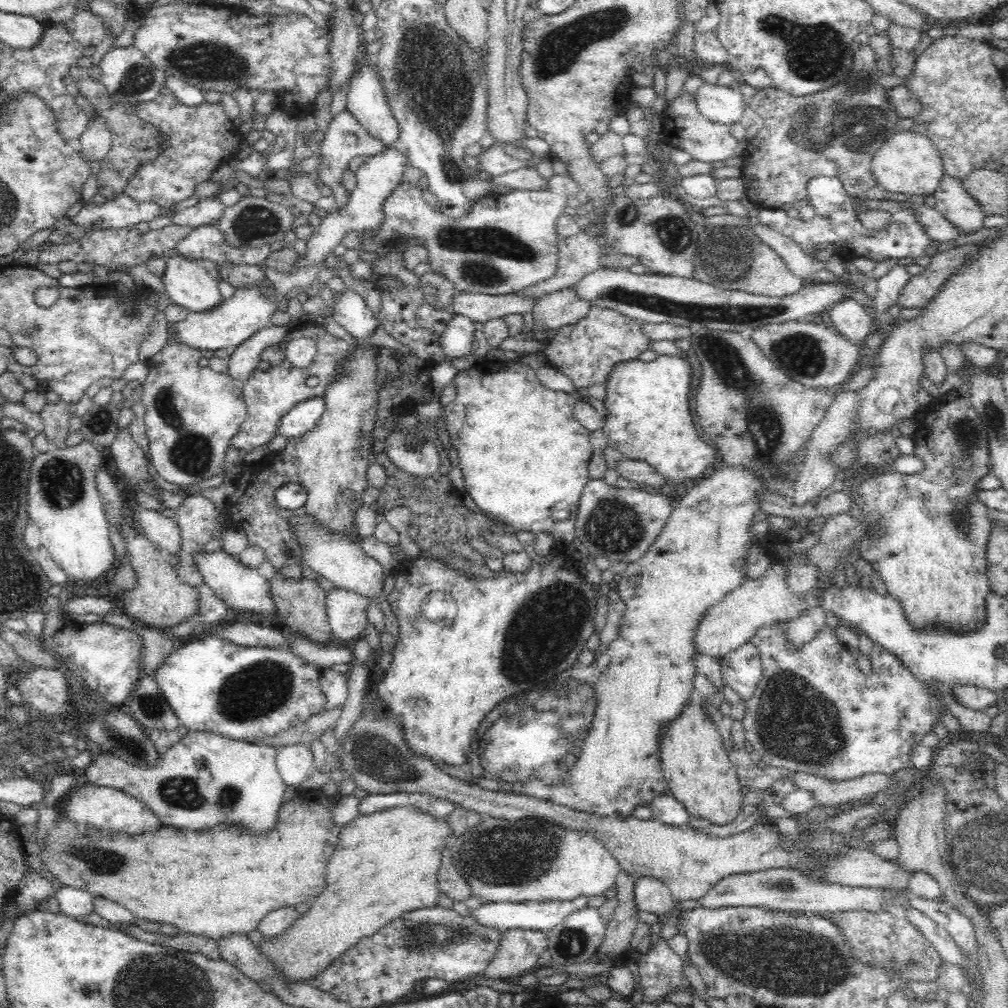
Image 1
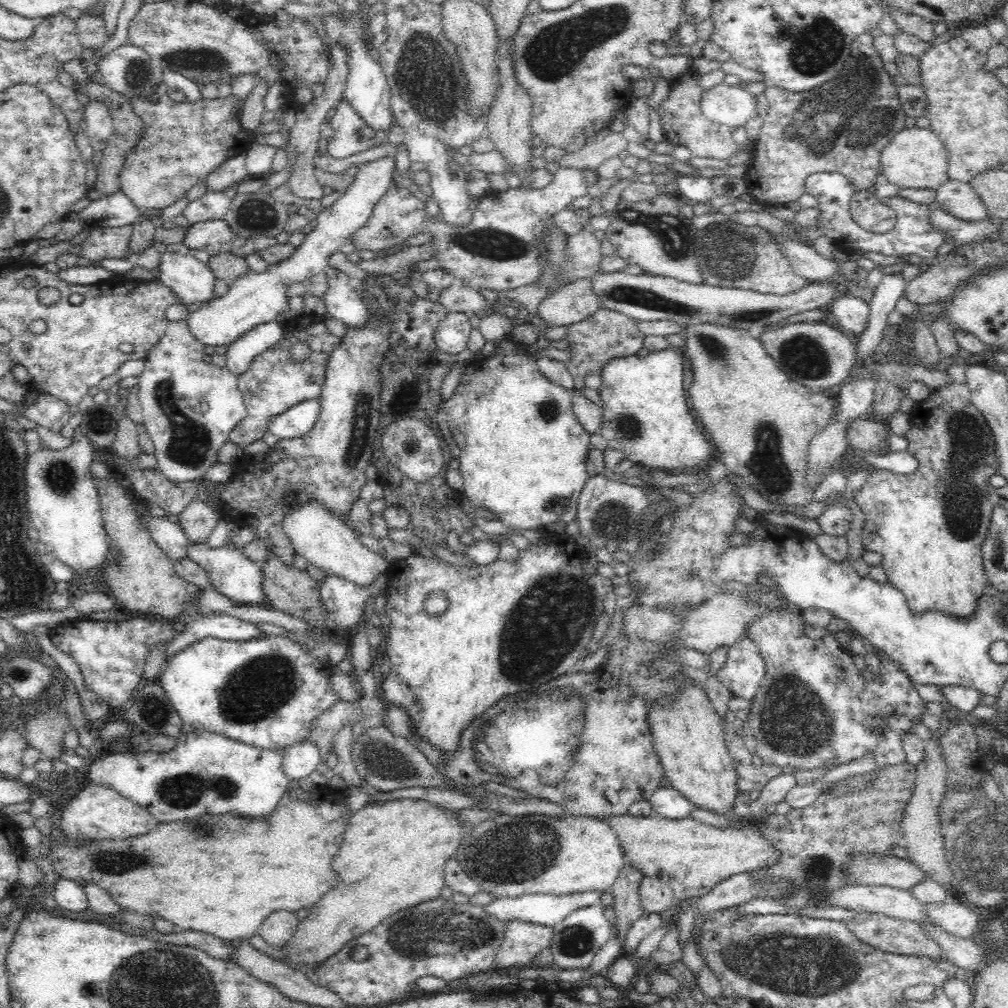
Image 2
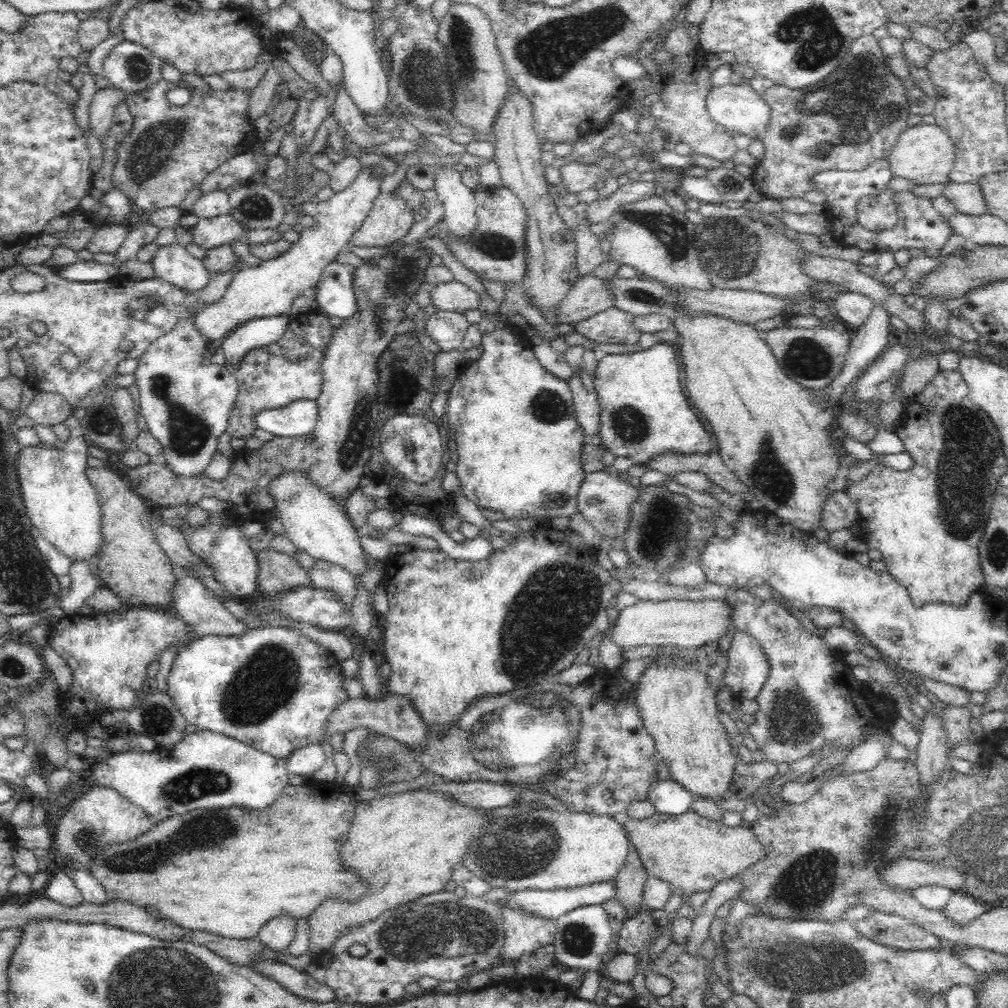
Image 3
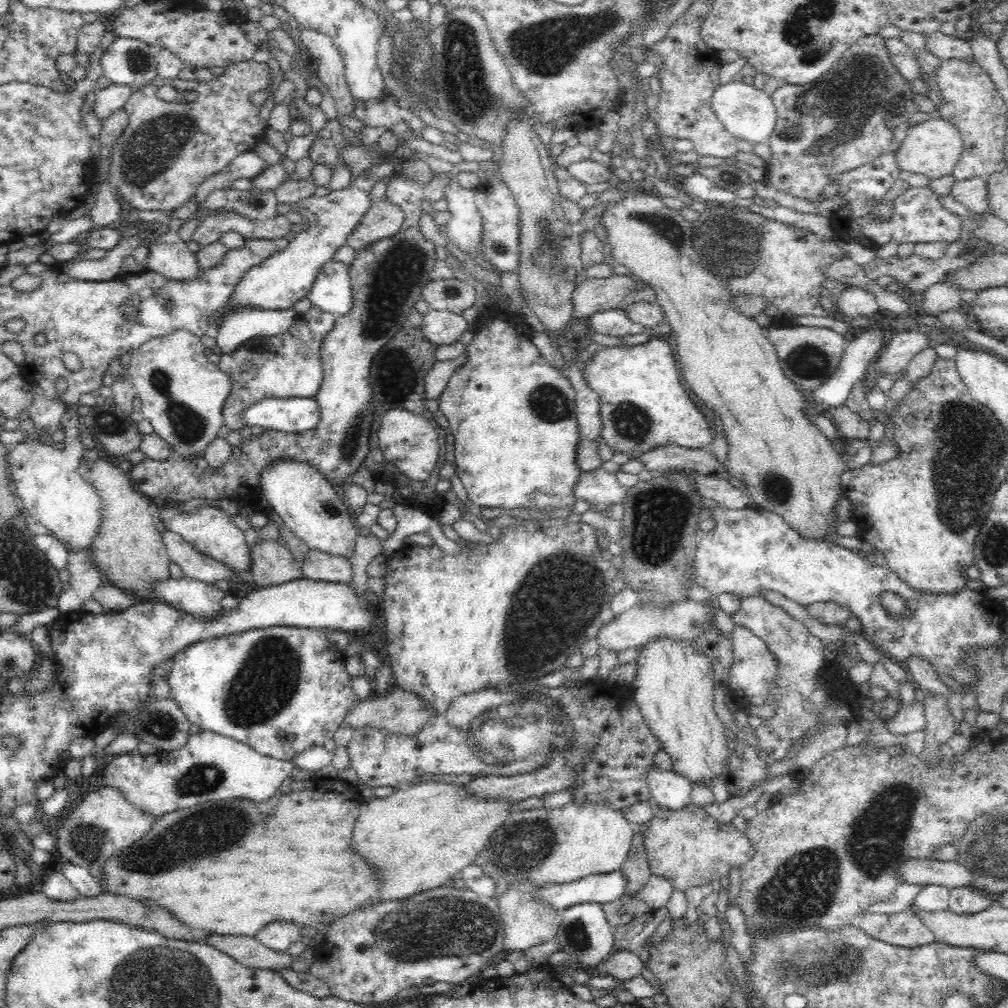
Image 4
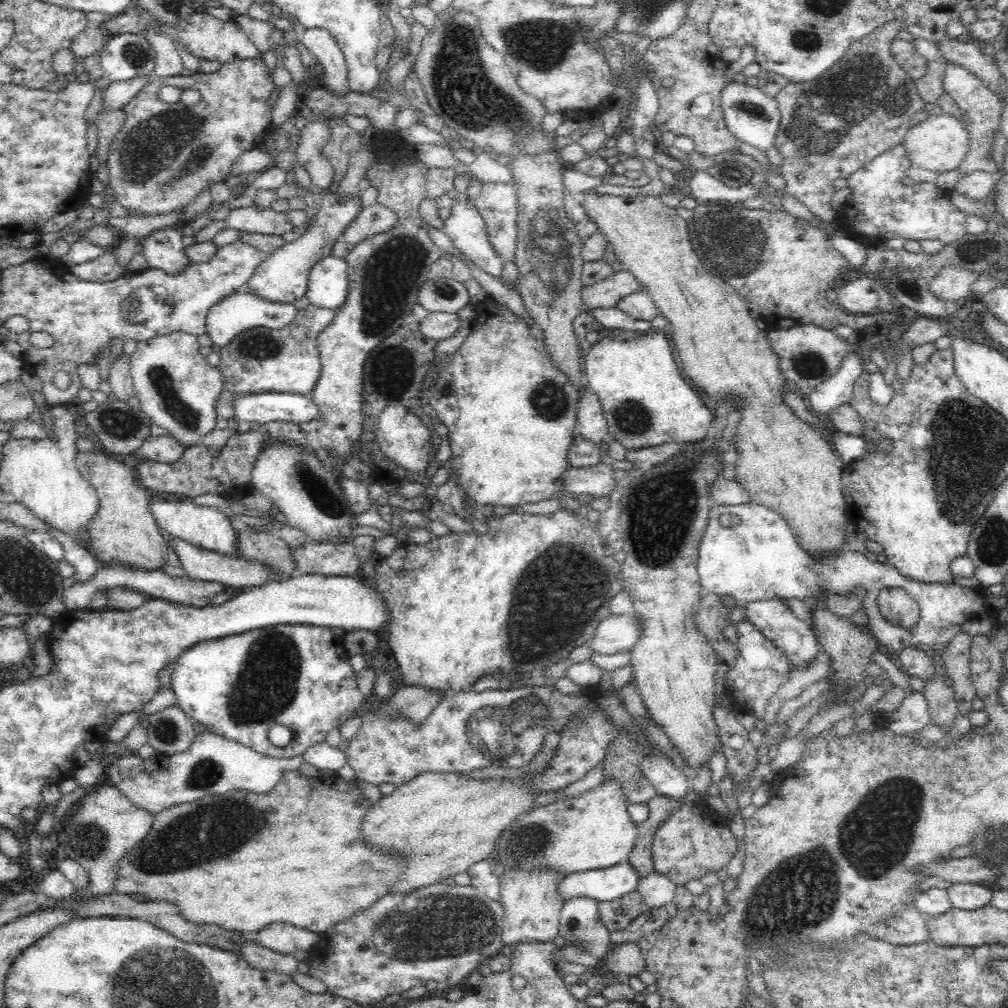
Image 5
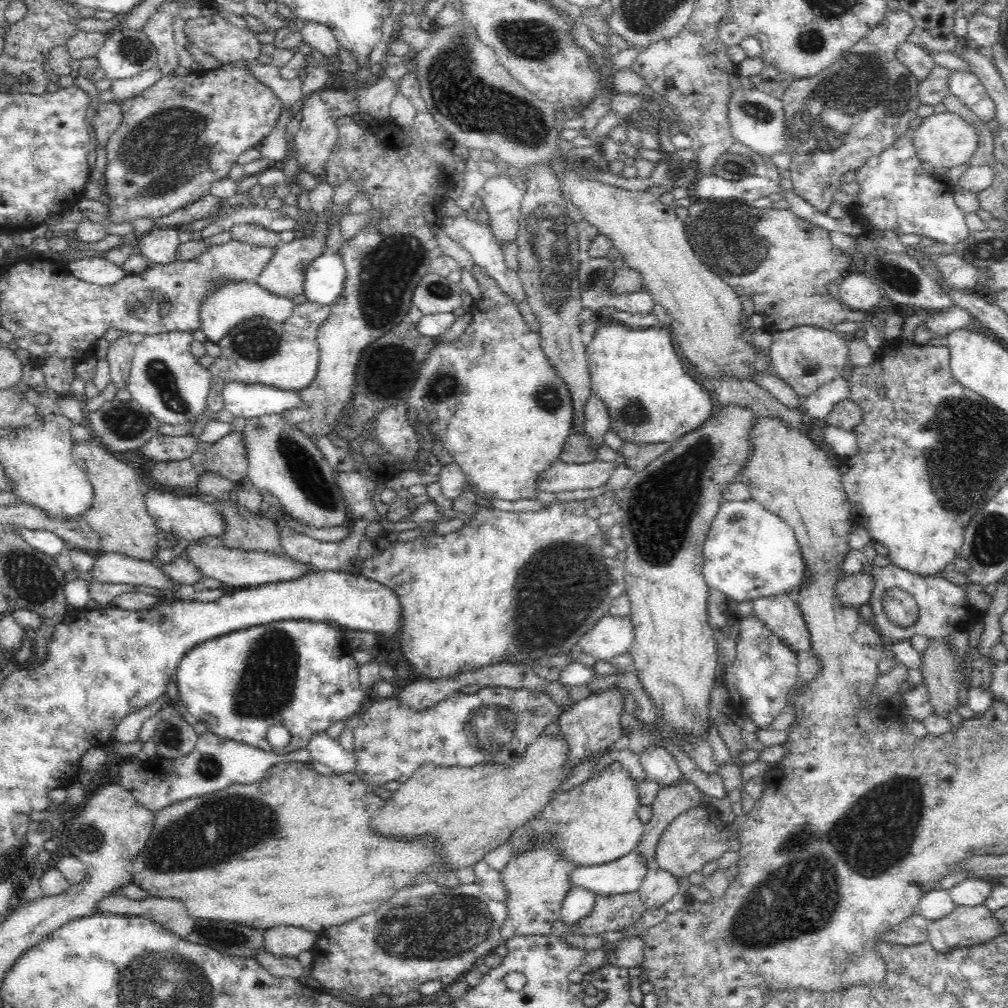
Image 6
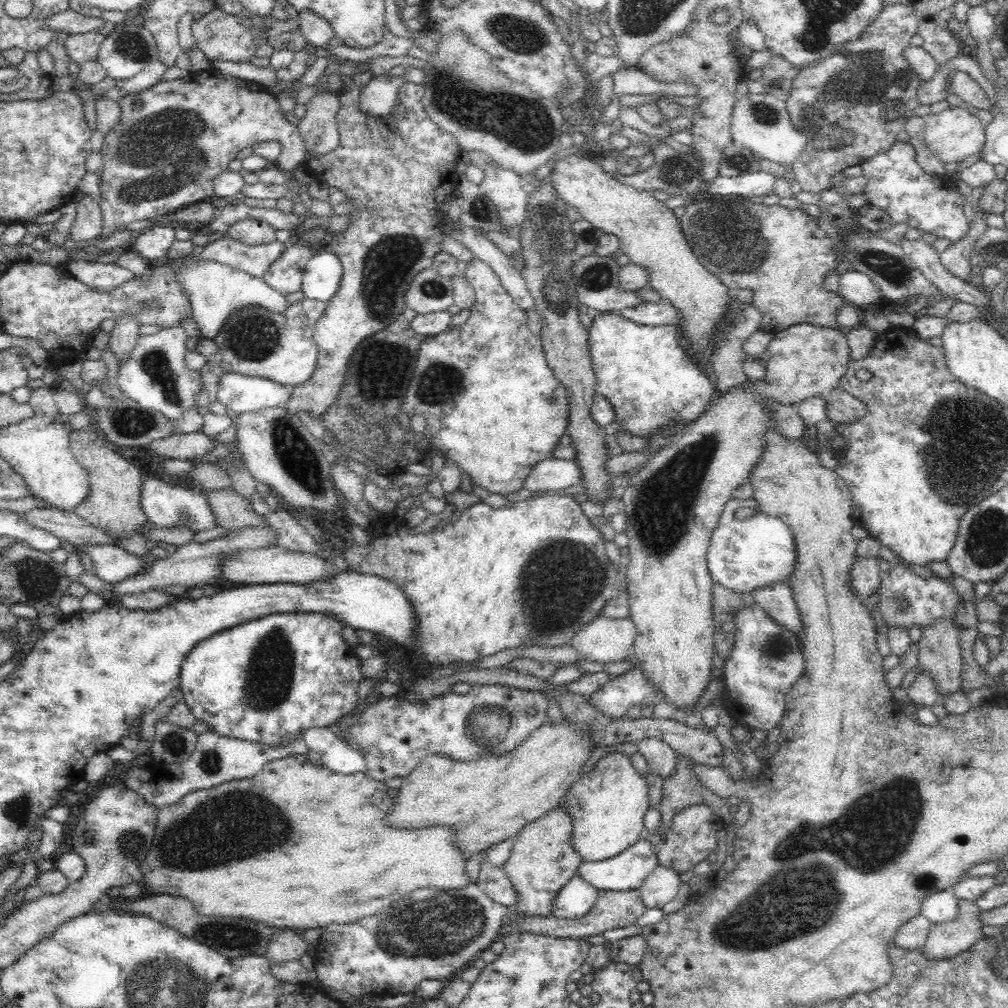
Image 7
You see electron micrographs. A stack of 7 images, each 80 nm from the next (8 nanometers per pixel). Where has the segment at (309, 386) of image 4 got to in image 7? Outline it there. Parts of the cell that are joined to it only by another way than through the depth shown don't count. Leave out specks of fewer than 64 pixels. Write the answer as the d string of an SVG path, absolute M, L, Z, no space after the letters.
M304 297L289 304L284 312L274 312L263 306L246 306L230 312L218 334L212 338L217 350L206 356L204 365L198 370L202 388L194 398L194 410L207 414L216 404L218 378L222 372L244 373L248 376L264 376L290 387L304 384L310 378L317 363L318 347L314 342L314 324L326 310L326 302Z

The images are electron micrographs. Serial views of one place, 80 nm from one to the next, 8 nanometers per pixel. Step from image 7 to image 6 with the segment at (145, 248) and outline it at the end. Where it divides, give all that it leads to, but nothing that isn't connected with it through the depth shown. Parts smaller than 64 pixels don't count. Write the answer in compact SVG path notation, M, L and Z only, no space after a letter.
M152 227L150 231L139 235L136 250L148 259L150 264L176 261L176 248L180 244L178 231L172 227Z

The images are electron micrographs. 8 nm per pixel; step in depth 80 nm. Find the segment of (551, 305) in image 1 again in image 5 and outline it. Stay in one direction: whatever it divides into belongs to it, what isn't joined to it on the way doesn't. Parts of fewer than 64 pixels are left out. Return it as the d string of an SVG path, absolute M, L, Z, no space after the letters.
M624 268L610 278L582 290L583 310L589 312L602 306L616 306L620 299L638 296L643 287L632 273Z

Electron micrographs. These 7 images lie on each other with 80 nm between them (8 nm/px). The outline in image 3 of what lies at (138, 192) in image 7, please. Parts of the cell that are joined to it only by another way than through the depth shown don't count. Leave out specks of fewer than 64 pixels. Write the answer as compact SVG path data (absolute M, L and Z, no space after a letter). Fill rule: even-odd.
M157 80L140 92L126 94L125 103L134 119L133 128L117 149L117 160L112 176L113 189L121 192L139 209L149 212L167 207L178 207L188 192L197 188L210 172L244 152L249 152L258 142L258 132L248 115L249 100L252 89L237 89L229 86L226 90L208 90L202 92L186 82L169 82ZM177 86L190 90L190 100L182 106L169 103L166 92Z

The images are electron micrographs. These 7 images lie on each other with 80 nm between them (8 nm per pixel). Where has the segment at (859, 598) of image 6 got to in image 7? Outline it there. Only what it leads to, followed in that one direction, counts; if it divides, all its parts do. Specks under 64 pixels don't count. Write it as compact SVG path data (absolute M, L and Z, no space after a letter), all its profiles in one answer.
M857 557L850 571L850 586L858 598L870 596L881 583L879 557Z

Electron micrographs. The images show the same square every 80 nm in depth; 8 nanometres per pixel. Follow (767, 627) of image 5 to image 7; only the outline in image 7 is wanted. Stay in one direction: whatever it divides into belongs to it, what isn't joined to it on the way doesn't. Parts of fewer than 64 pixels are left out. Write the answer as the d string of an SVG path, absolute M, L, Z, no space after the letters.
M788 578L768 587L756 588L753 594L758 607L762 607L778 625L796 632L802 640L805 638L802 620Z

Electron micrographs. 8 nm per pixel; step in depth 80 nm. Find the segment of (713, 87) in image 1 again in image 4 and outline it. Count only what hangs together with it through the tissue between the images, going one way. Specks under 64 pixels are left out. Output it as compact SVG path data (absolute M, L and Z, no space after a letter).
M732 81L721 84L713 92L711 105L726 131L736 139L747 141L752 145L769 144L777 121L777 110L769 94L743 81Z

